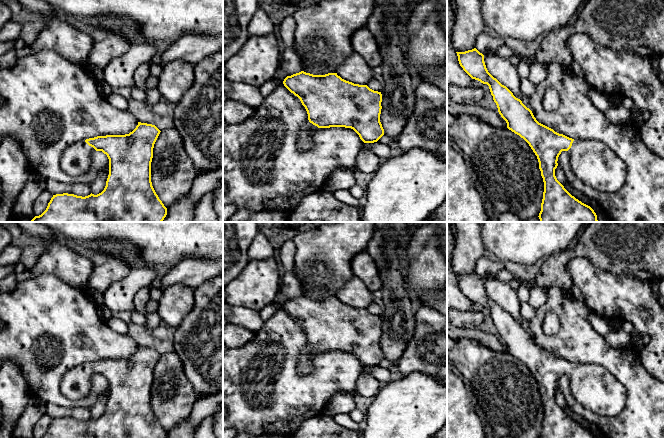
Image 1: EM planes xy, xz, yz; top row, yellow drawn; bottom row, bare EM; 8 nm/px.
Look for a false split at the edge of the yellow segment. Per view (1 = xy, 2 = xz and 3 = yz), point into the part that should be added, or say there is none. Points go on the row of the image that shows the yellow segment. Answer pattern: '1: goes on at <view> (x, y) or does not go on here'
1: goes on at xy (76, 159)
2: does not go on here
3: goes on at yz (593, 162)

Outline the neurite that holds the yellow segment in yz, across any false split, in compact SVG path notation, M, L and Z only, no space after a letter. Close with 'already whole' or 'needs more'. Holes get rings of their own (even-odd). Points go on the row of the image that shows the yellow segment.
M476 48L456 53L463 70L489 86L507 128L523 138L537 156L544 182L540 222L598 222L594 210L572 196L557 180L558 157L562 151L568 151L571 170L577 178L609 193L625 184L624 162L601 141L572 139L539 123L532 111L488 72L484 55Z; needs more

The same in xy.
M138 122L129 134L97 136L67 147L61 156L60 167L73 177L90 170L91 156L95 150L106 154L109 159L106 186L97 195L53 195L46 210L30 222L162 222L167 215L167 208L151 182L153 148L160 132L155 125Z; needs more

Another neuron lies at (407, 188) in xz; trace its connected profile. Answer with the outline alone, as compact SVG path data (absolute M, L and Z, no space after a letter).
M414 148L381 162L364 188L366 204L361 222L423 222L447 199L447 162Z

